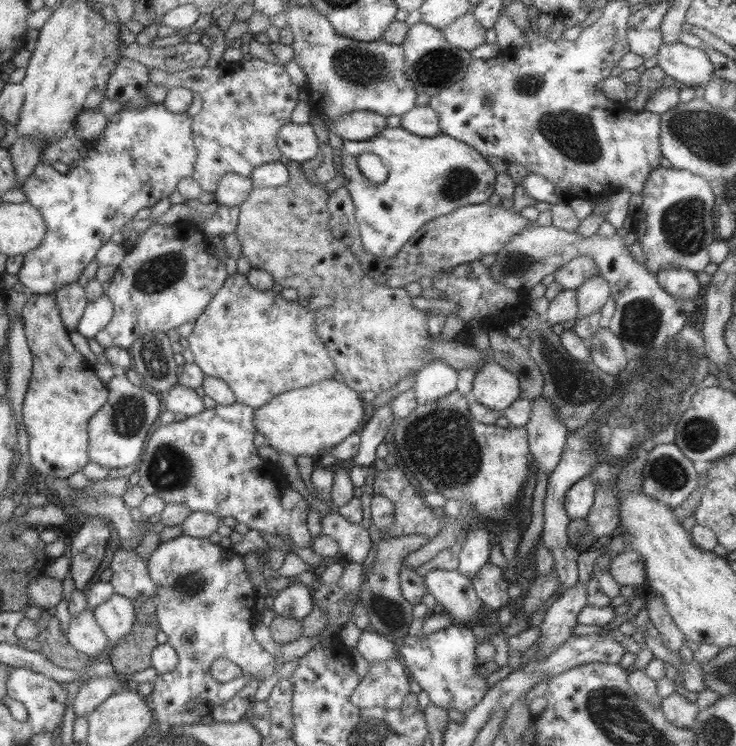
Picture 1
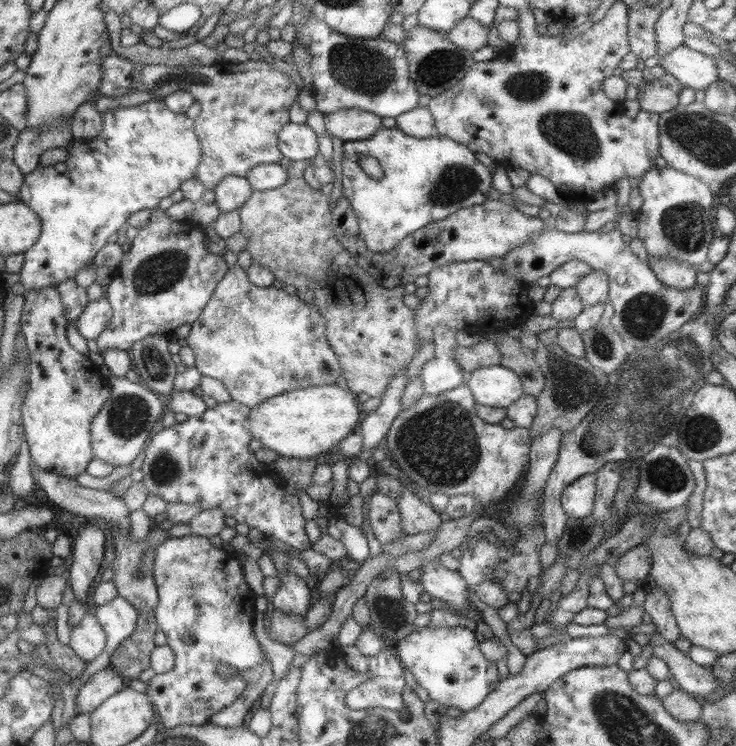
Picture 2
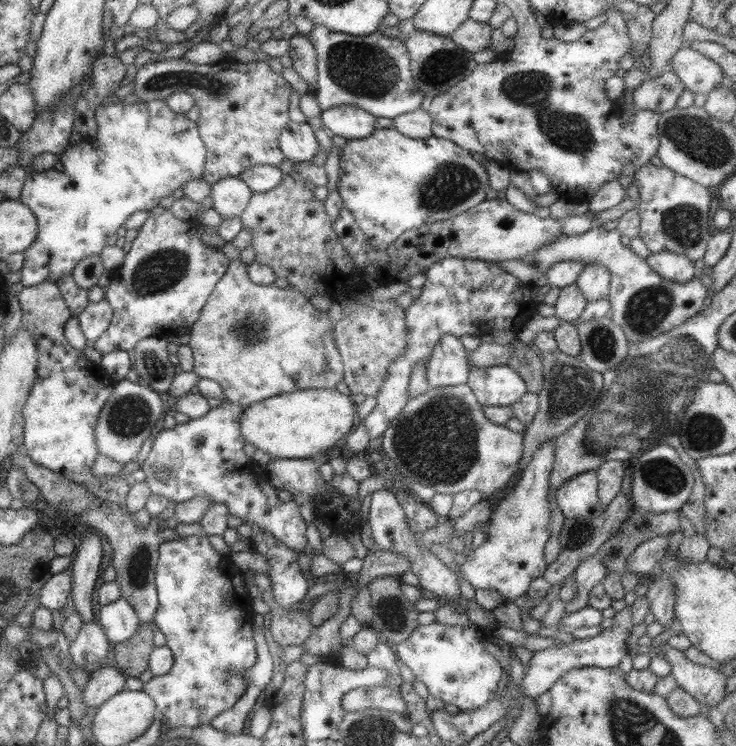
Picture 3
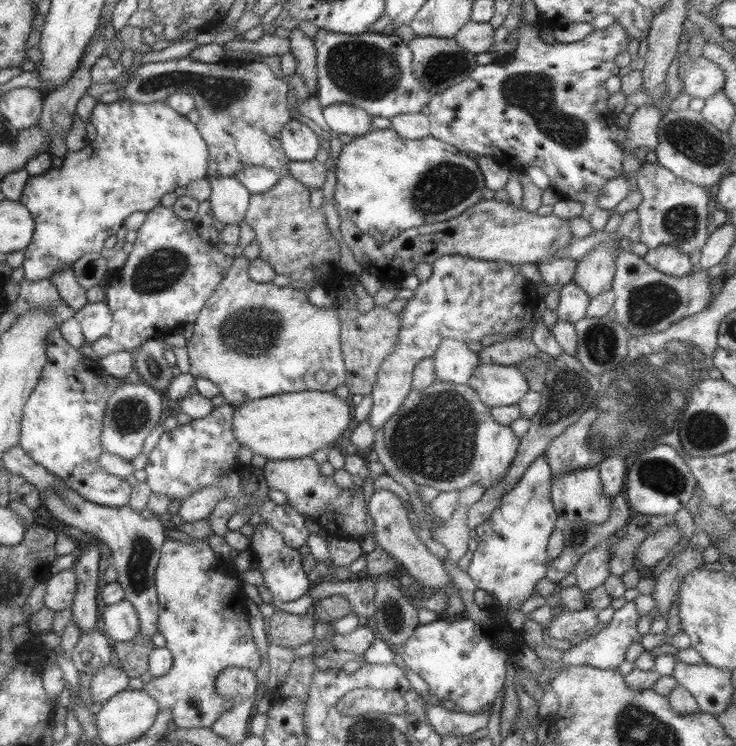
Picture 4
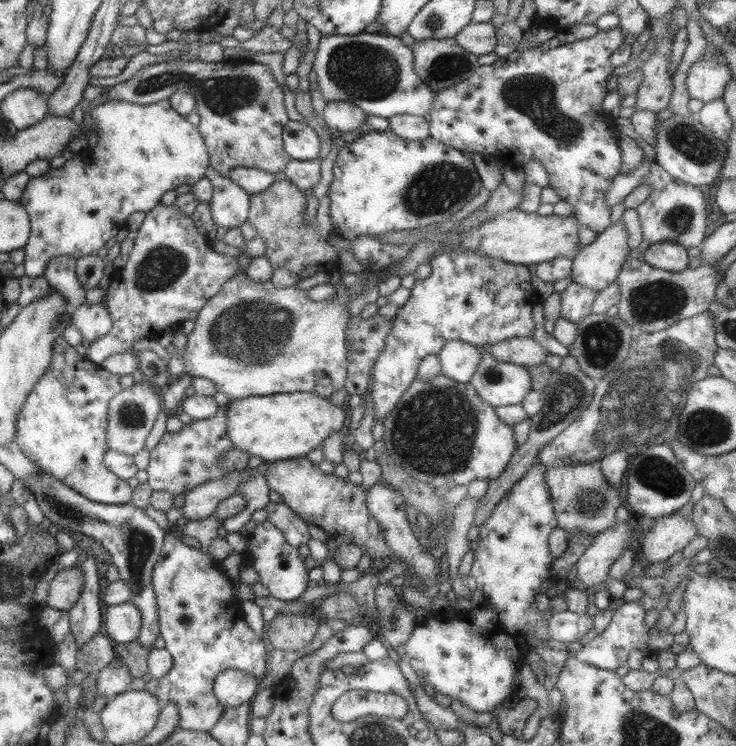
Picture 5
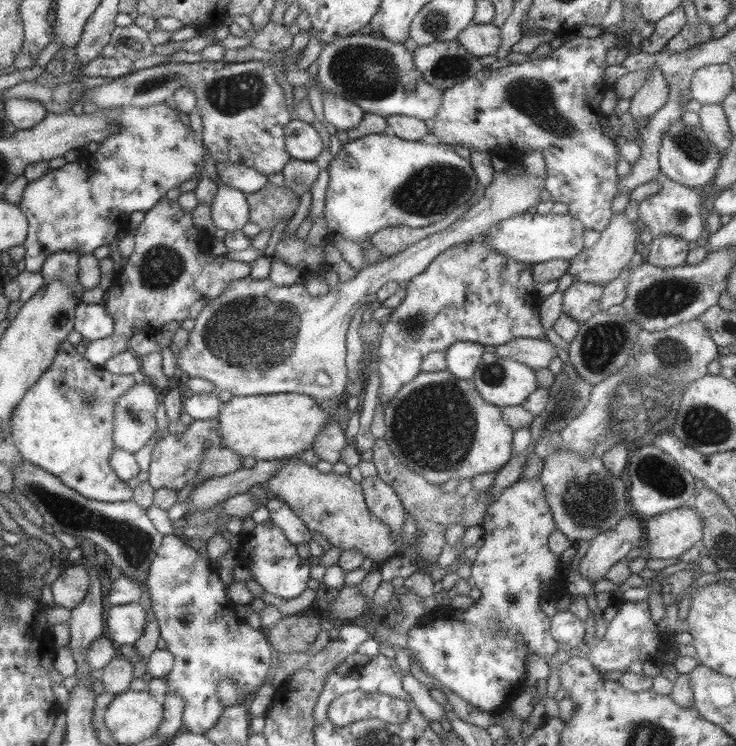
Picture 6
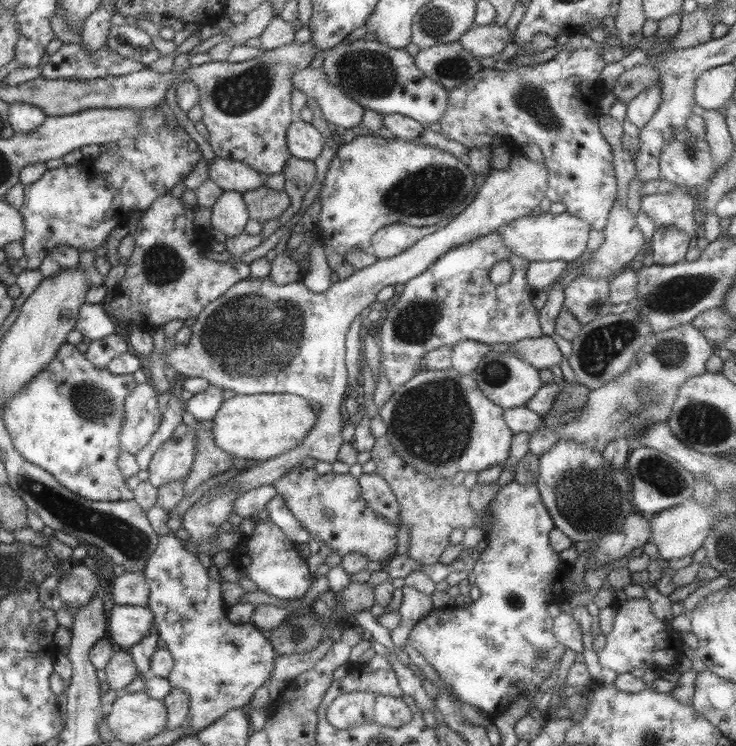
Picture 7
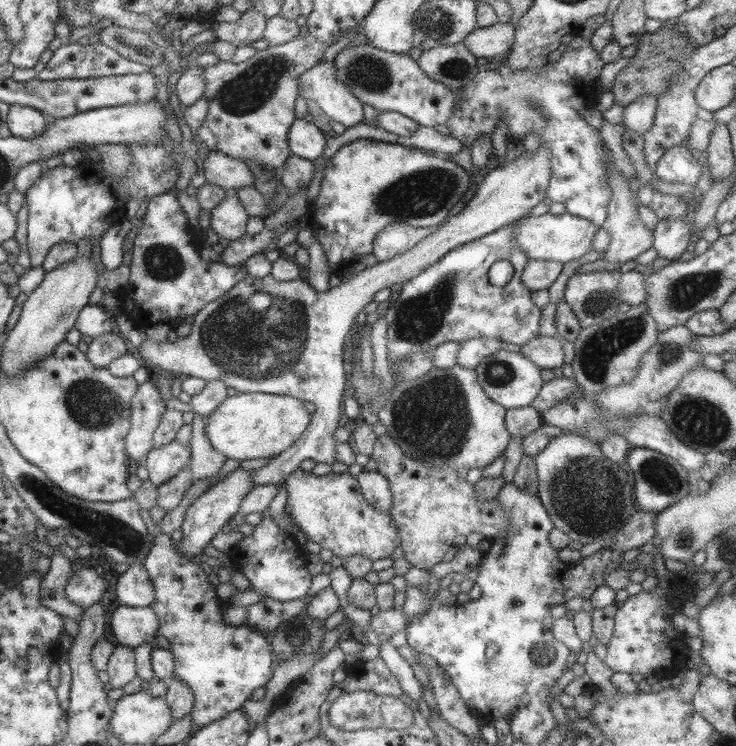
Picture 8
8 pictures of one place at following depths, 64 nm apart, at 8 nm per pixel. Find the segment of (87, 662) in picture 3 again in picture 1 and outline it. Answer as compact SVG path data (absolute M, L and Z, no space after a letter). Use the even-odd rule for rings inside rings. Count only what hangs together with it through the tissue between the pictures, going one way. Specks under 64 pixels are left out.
M87 609L70 617L66 639L77 652L88 658L99 655L106 646L105 633L96 623L93 613Z

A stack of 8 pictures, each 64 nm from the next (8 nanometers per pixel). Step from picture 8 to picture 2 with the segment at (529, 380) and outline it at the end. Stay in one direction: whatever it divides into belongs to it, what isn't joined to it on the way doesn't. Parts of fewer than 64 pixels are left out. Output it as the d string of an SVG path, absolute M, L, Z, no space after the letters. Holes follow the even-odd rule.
M501 365L476 368L465 379L476 404L506 408L523 395L519 376Z

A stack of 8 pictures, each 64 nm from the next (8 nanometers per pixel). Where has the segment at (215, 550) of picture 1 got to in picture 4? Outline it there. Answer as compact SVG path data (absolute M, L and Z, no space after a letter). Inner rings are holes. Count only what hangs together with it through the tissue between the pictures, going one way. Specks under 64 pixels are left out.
M165 535L160 557L155 567L154 585L158 596L158 632L164 636L165 648L171 651L172 666L161 677L152 677L143 684L142 691L155 700L158 710L171 710L171 722L177 728L210 728L233 701L215 693L215 680L221 670L242 667L255 673L261 665L259 649L253 640L247 610L246 595L241 591L238 572L231 570L228 560L217 557L208 543L198 541L185 544Z

